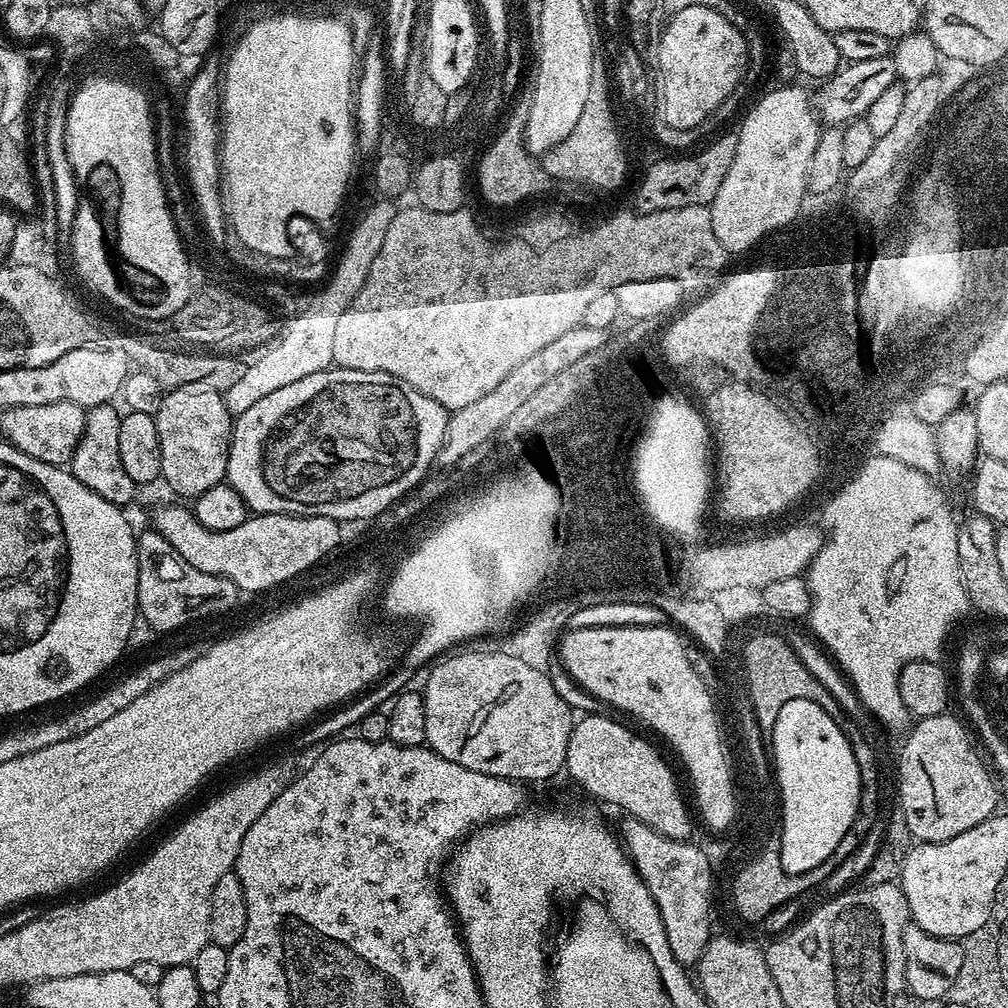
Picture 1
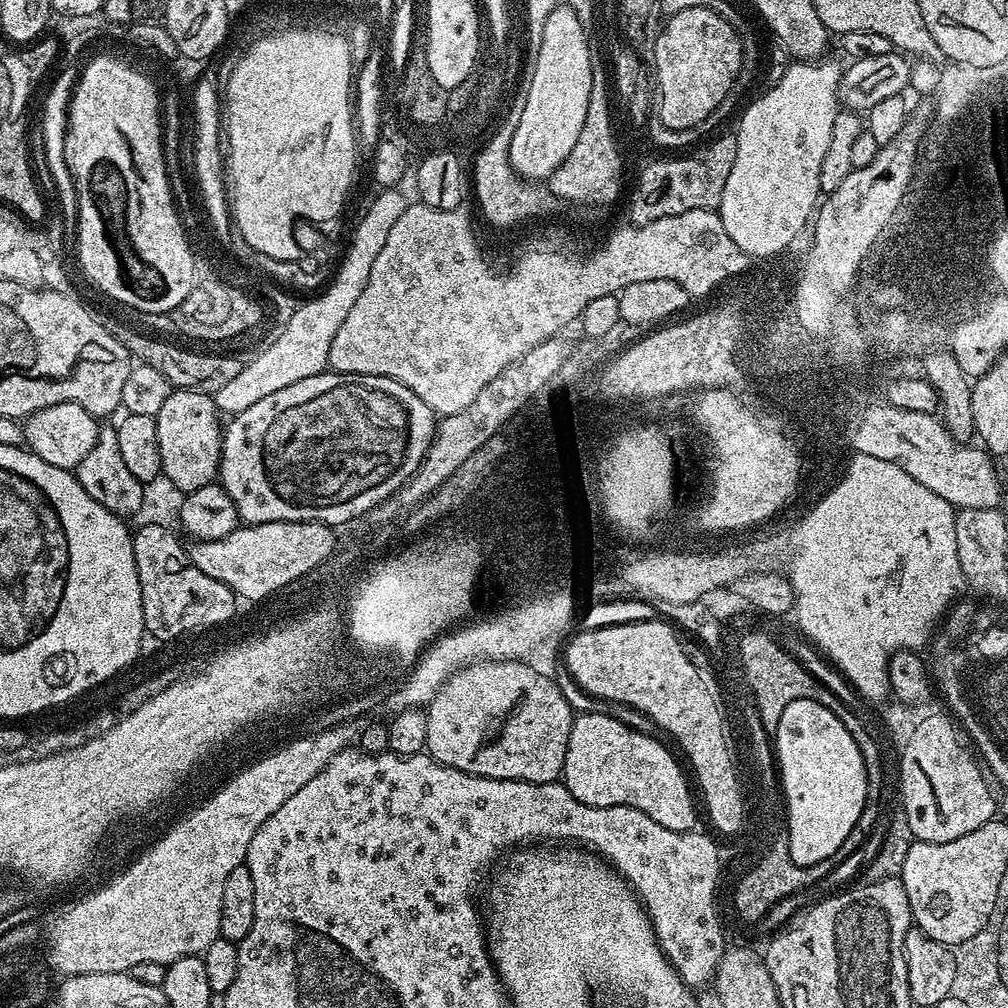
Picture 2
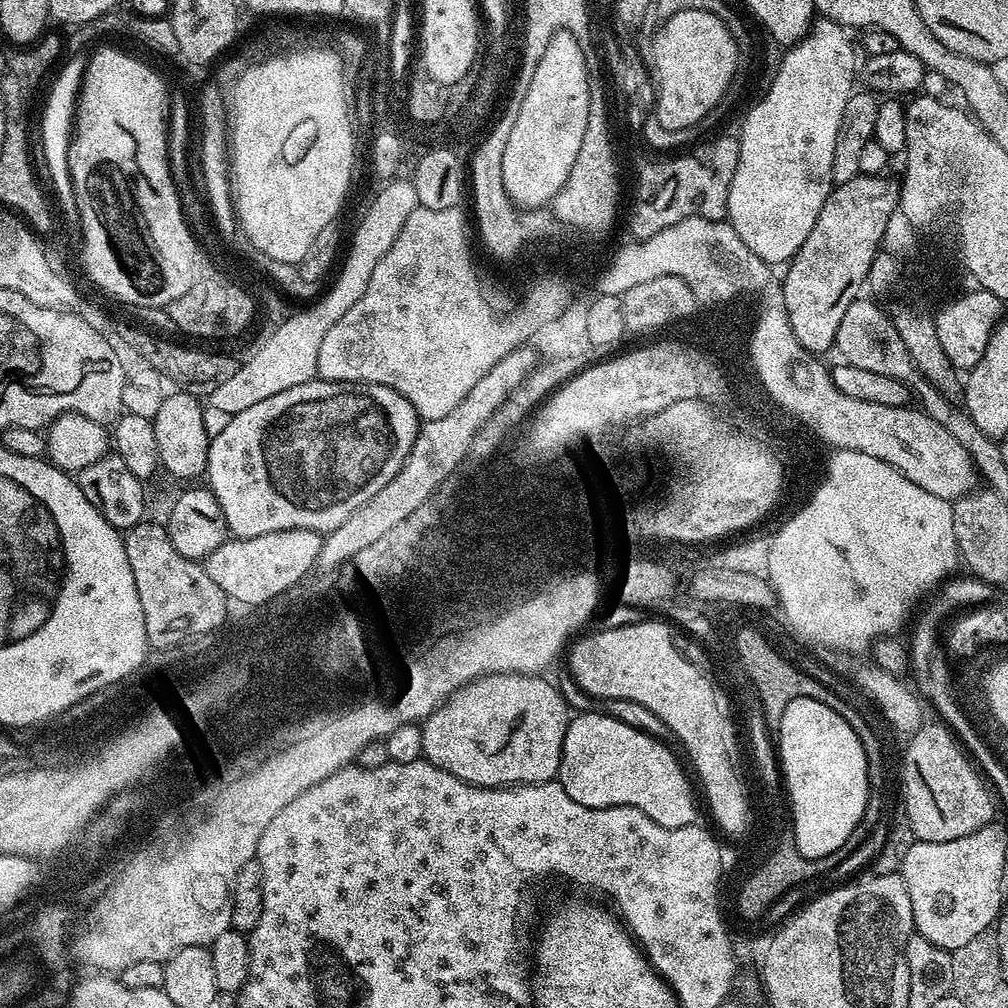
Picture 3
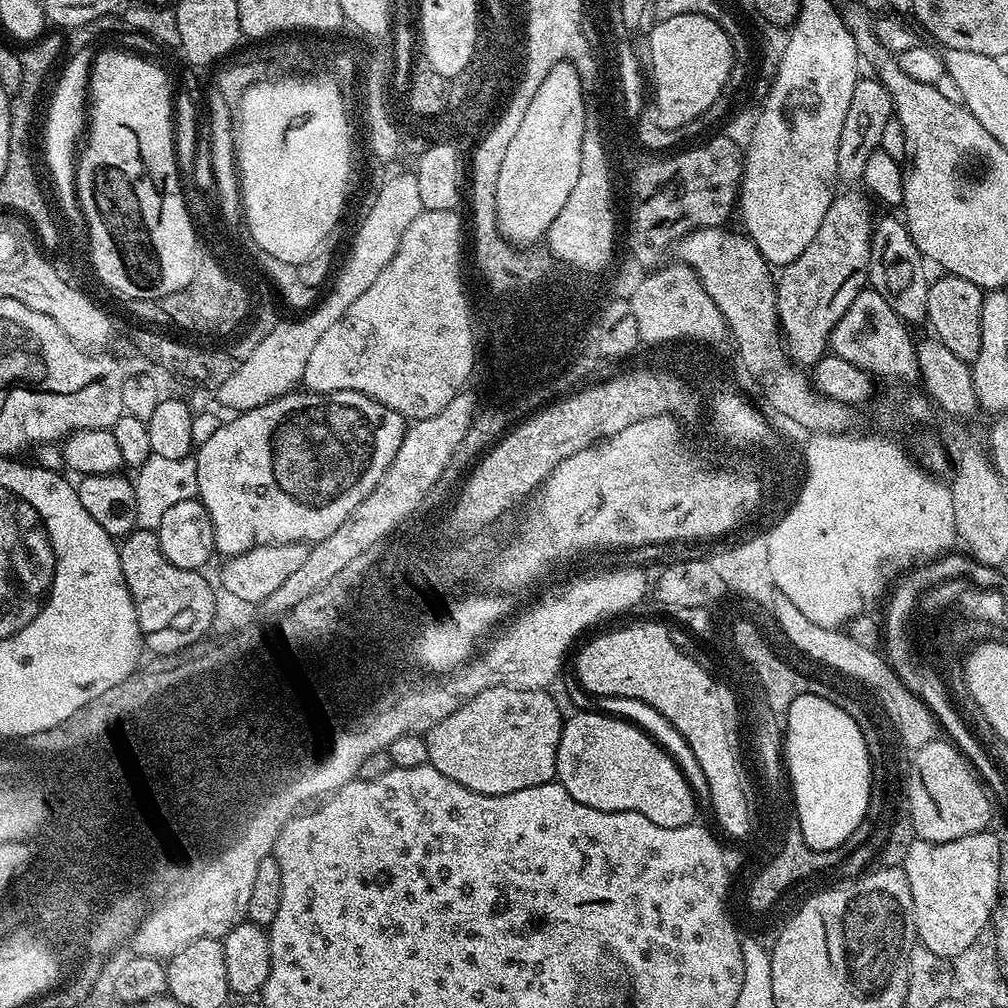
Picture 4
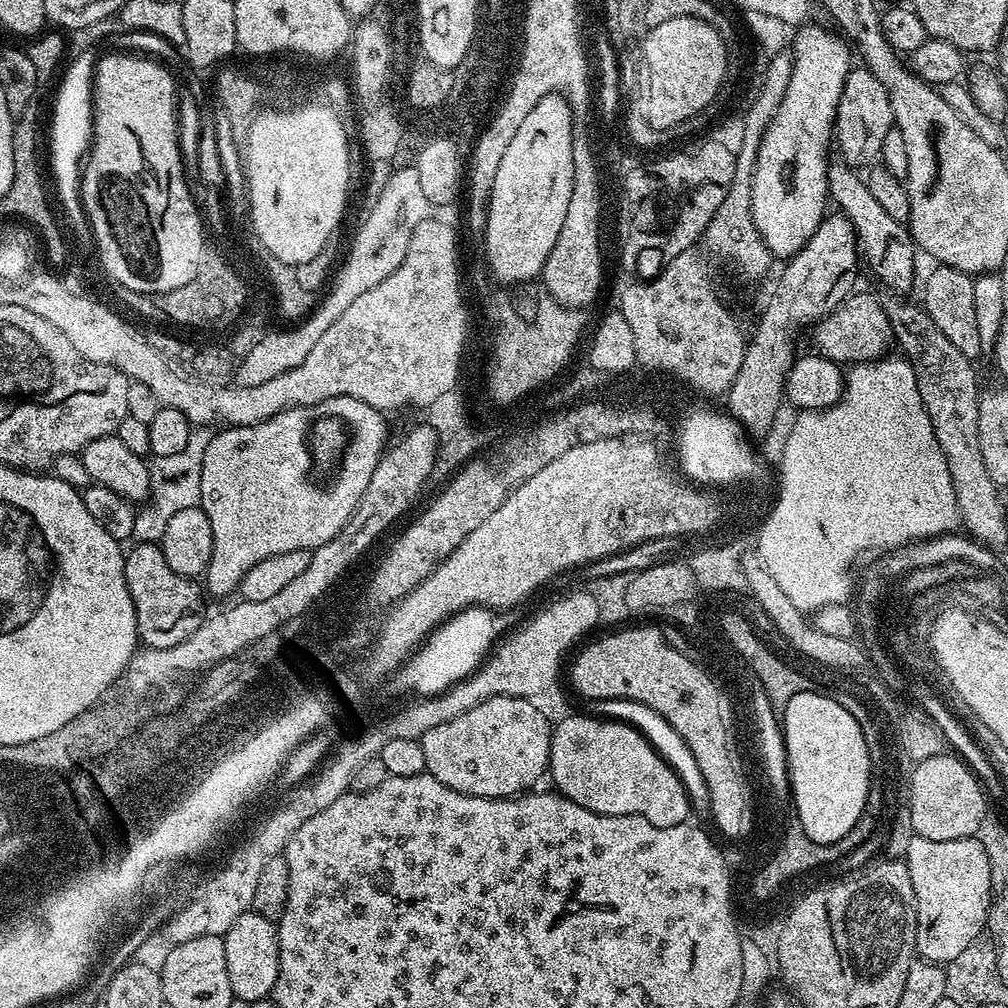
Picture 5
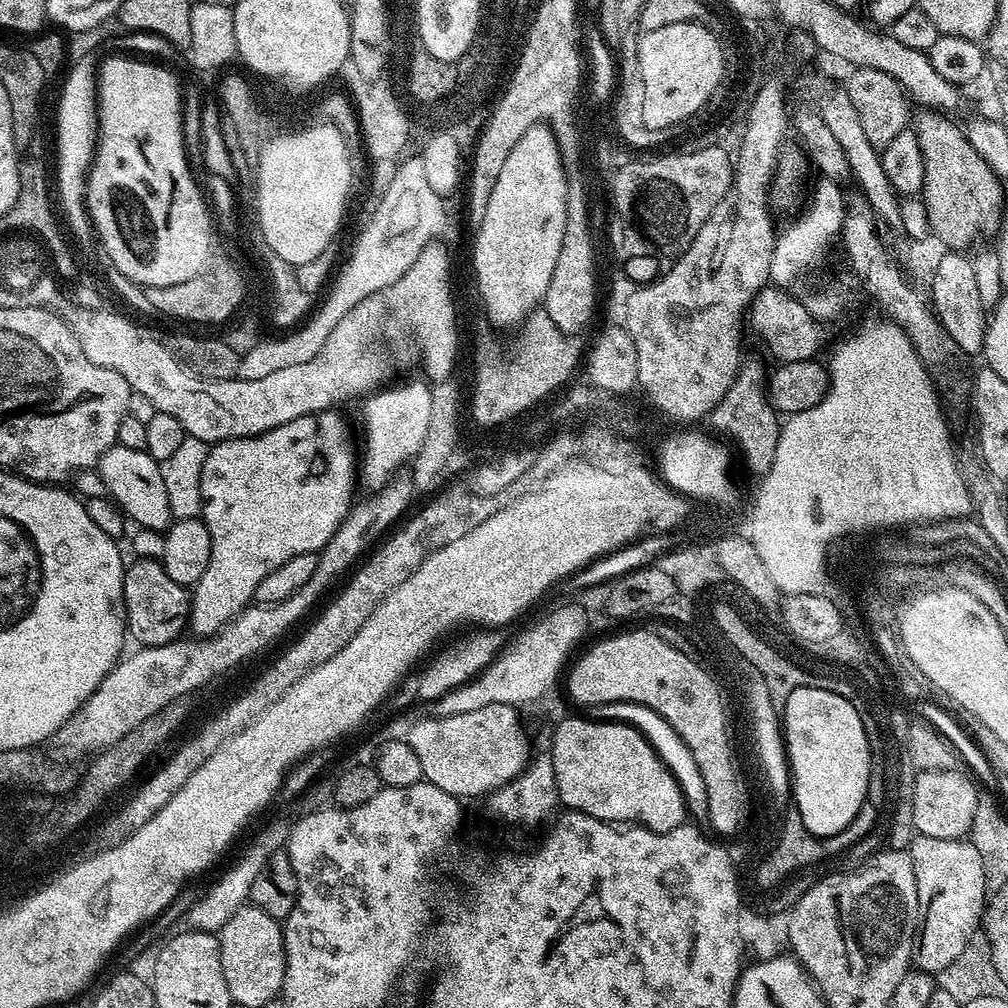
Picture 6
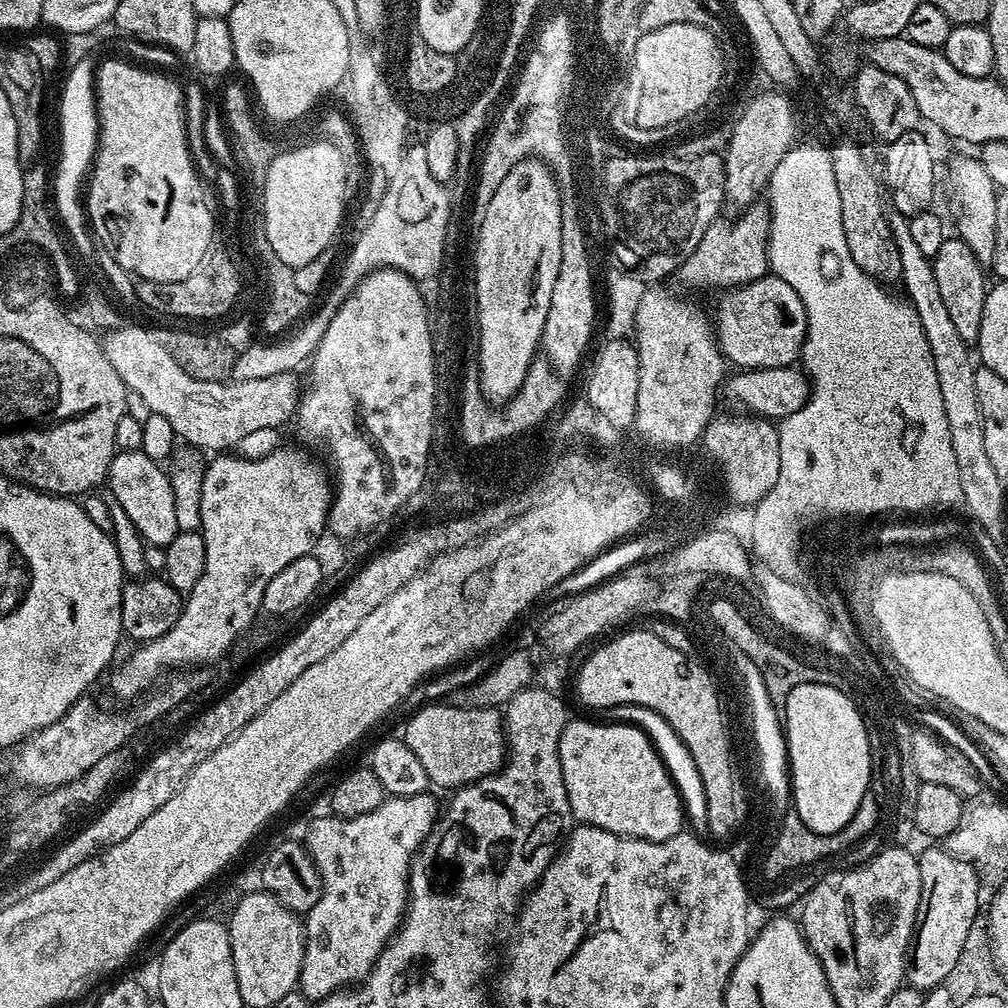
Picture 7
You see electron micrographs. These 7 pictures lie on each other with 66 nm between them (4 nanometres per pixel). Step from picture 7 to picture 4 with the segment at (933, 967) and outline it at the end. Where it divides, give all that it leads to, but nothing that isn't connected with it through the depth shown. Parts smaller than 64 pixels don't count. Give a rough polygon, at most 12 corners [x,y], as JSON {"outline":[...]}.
{"outline":[[983,832],[917,839],[903,864],[916,938],[961,953],[996,889]]}

